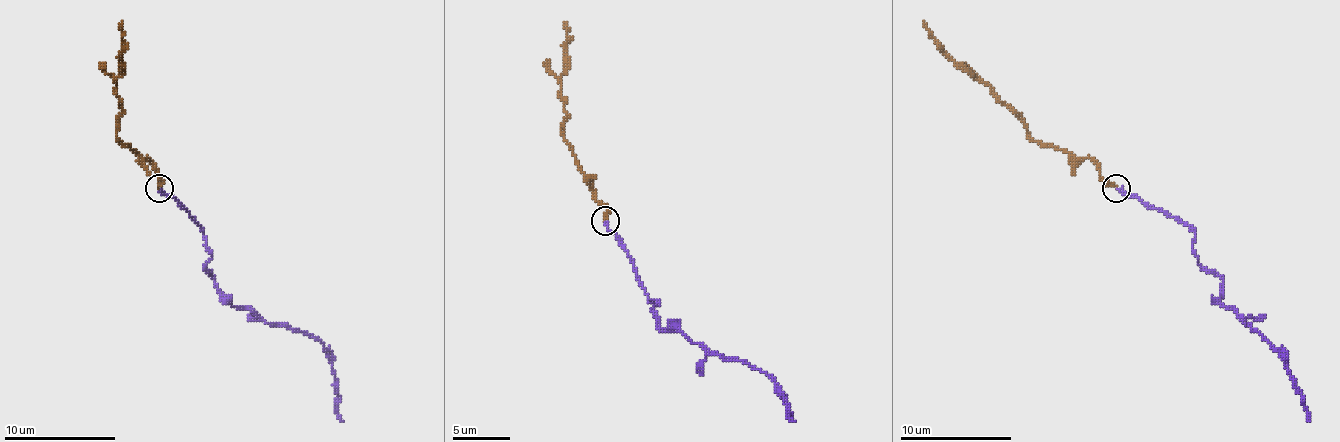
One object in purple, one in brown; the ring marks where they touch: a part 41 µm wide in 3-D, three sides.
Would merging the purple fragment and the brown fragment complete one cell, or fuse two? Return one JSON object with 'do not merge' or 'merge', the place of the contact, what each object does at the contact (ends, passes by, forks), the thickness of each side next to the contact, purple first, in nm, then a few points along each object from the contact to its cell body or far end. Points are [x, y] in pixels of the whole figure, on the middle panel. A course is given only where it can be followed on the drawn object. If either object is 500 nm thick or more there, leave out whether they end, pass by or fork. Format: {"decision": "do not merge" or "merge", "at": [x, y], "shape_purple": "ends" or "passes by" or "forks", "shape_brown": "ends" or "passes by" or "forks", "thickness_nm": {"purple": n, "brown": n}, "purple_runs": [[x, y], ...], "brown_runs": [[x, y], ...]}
{"decision": "merge", "at": [605, 221], "shape_purple": "ends", "shape_brown": "ends", "thickness_nm": {"purple": 200, "brown": 280}, "purple_runs": [[604, 222], [650, 302], [659, 305], [653, 308], [656, 325], [766, 372], [795, 421]], "brown_runs": [[604, 222], [607, 207], [593, 193], [593, 181], [561, 132], [567, 115], [561, 89], [567, 63], [567, 22]]}

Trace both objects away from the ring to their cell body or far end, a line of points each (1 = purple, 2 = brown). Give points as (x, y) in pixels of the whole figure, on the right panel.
1: (1117, 189), (1195, 233), (1192, 250), (1217, 275), (1226, 306), (1284, 362), (1310, 421)
2: (1117, 189), (1089, 158), (1041, 147), (988, 85), (963, 71), (943, 52), (923, 21)

